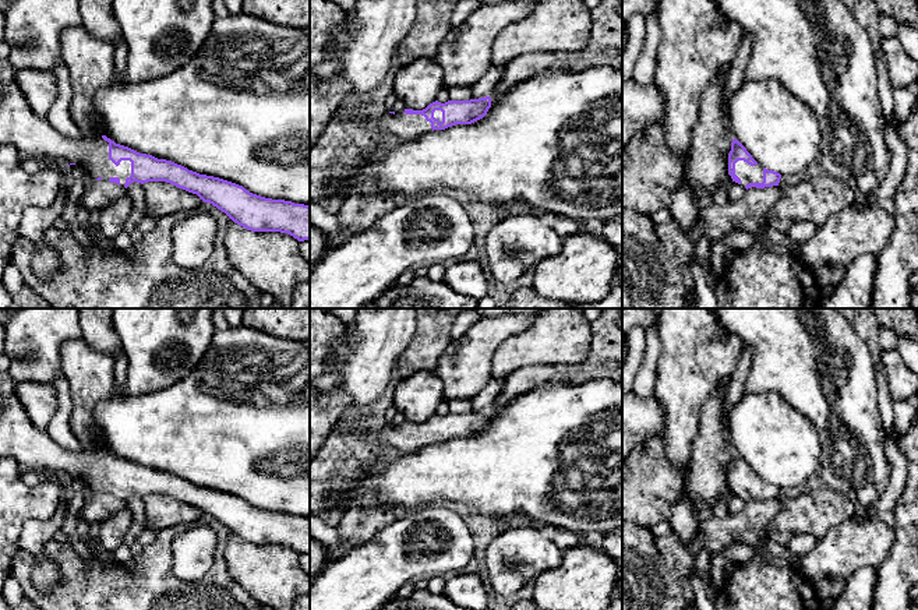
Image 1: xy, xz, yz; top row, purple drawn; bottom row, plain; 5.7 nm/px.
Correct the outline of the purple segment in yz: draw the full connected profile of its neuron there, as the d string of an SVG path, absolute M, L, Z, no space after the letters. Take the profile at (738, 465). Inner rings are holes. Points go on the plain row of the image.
M735 451L728 466L728 487L732 494L744 498L746 503L751 500L765 501L778 498L781 491L780 486L759 477Z

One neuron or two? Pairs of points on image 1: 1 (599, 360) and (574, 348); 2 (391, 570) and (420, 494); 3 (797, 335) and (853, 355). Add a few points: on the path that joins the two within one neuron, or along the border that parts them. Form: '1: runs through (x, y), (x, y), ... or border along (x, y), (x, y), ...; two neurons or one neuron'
1: border along (590, 325), (589, 353), (581, 362), (557, 365); two neurons
2: border along (430, 504), (408, 512); two neurons
3: runs through (811, 349), (814, 352), (839, 355); one neuron

